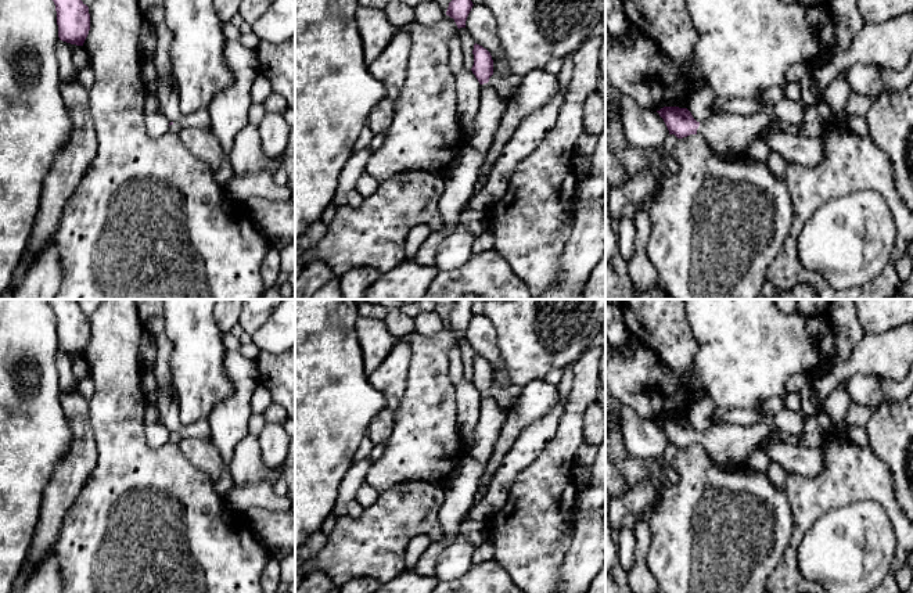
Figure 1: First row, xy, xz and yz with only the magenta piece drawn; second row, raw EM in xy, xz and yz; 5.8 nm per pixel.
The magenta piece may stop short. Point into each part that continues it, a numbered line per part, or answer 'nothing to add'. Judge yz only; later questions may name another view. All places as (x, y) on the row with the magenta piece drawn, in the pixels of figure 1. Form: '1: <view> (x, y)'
1: yz (729, 135)

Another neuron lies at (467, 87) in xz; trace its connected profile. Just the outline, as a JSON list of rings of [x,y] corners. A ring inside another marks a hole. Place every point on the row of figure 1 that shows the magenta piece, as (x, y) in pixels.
[[[464,68],[454,76],[457,97],[457,118],[463,130],[463,137],[468,145],[474,134],[474,119],[479,108],[481,85],[471,69]]]

